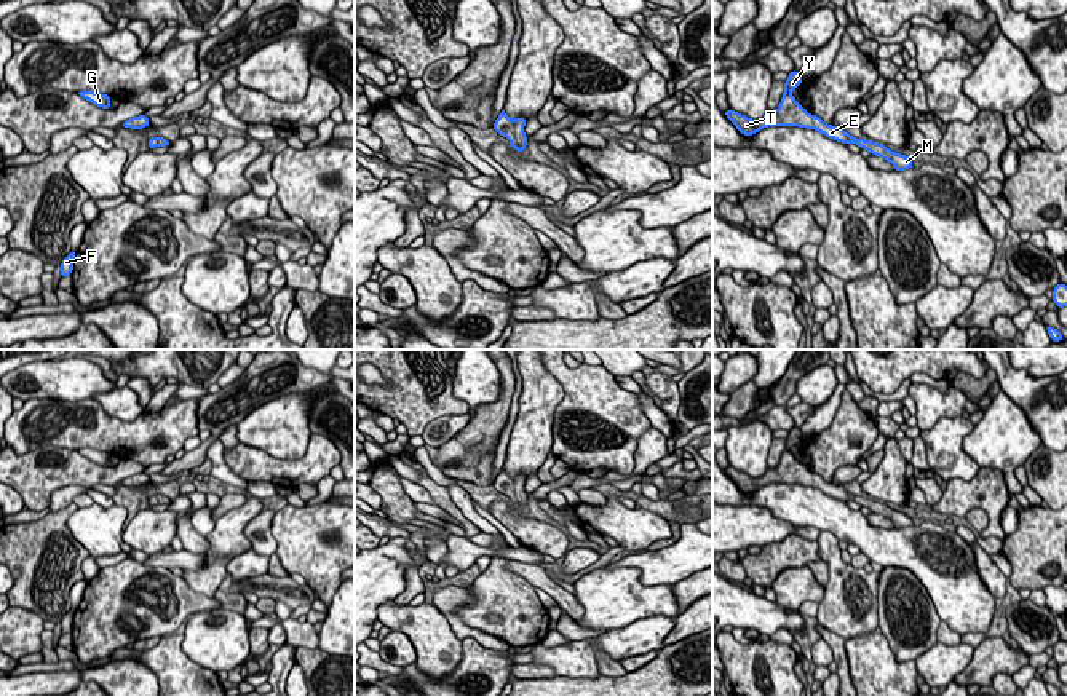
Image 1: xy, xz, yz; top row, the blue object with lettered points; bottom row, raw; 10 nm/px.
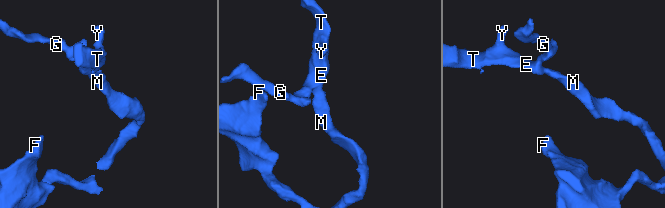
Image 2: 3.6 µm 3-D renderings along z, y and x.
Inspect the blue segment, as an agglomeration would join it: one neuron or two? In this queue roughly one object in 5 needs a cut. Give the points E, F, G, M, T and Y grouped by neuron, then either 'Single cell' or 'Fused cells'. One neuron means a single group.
Groups: E F G M T Y. Single cell

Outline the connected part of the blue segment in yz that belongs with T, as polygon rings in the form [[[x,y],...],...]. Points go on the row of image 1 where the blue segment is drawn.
[[[792,70],[784,83],[784,94],[776,110],[767,110],[762,120],[751,120],[732,109],[727,109],[725,117],[736,126],[743,136],[752,136],[768,126],[799,126],[815,129],[829,139],[842,144],[856,144],[859,148],[867,150],[871,155],[882,156],[890,161],[894,171],[904,171],[914,168],[912,160],[907,155],[896,153],[885,145],[872,140],[856,139],[843,131],[843,128],[824,123],[819,117],[810,115],[791,94],[792,89],[799,88],[803,77],[800,72]]]

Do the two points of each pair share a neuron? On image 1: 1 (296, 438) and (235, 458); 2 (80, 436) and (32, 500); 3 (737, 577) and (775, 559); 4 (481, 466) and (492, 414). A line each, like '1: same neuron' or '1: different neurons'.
1: different neurons
2: different neurons
3: different neurons
4: same neuron

